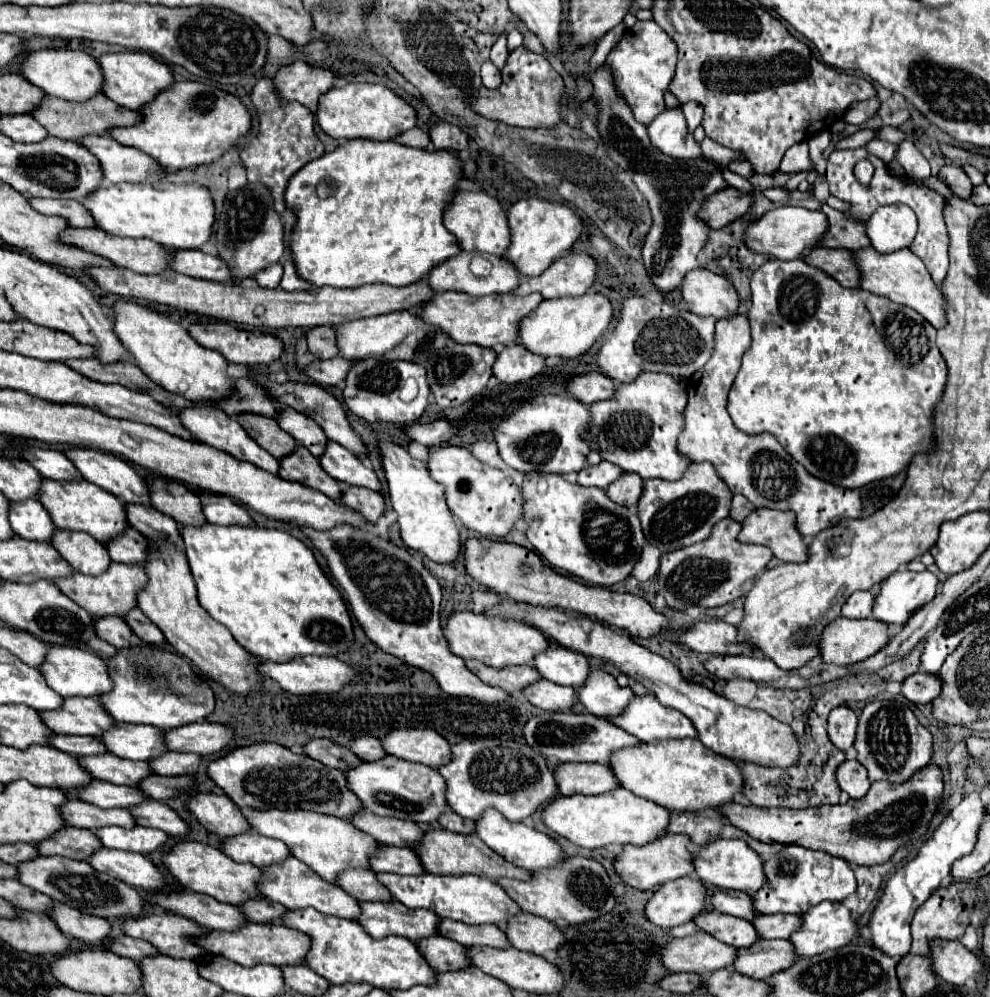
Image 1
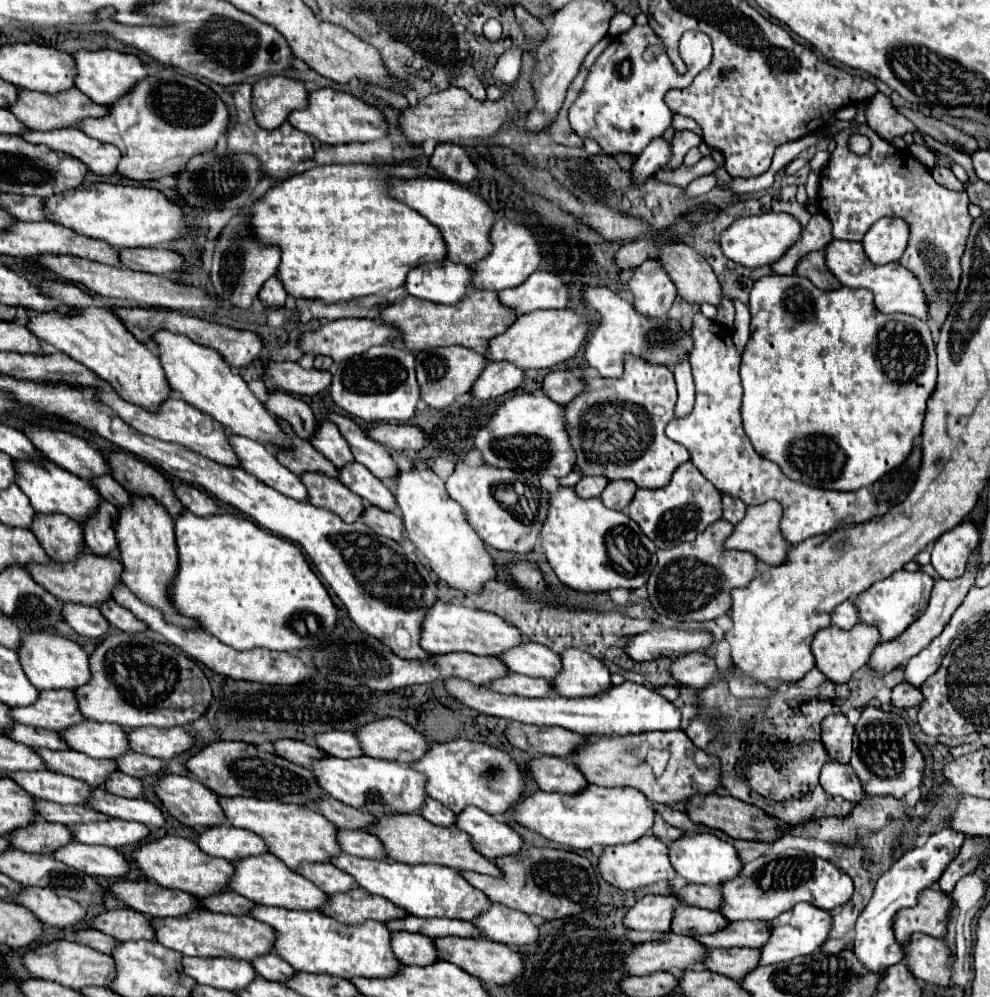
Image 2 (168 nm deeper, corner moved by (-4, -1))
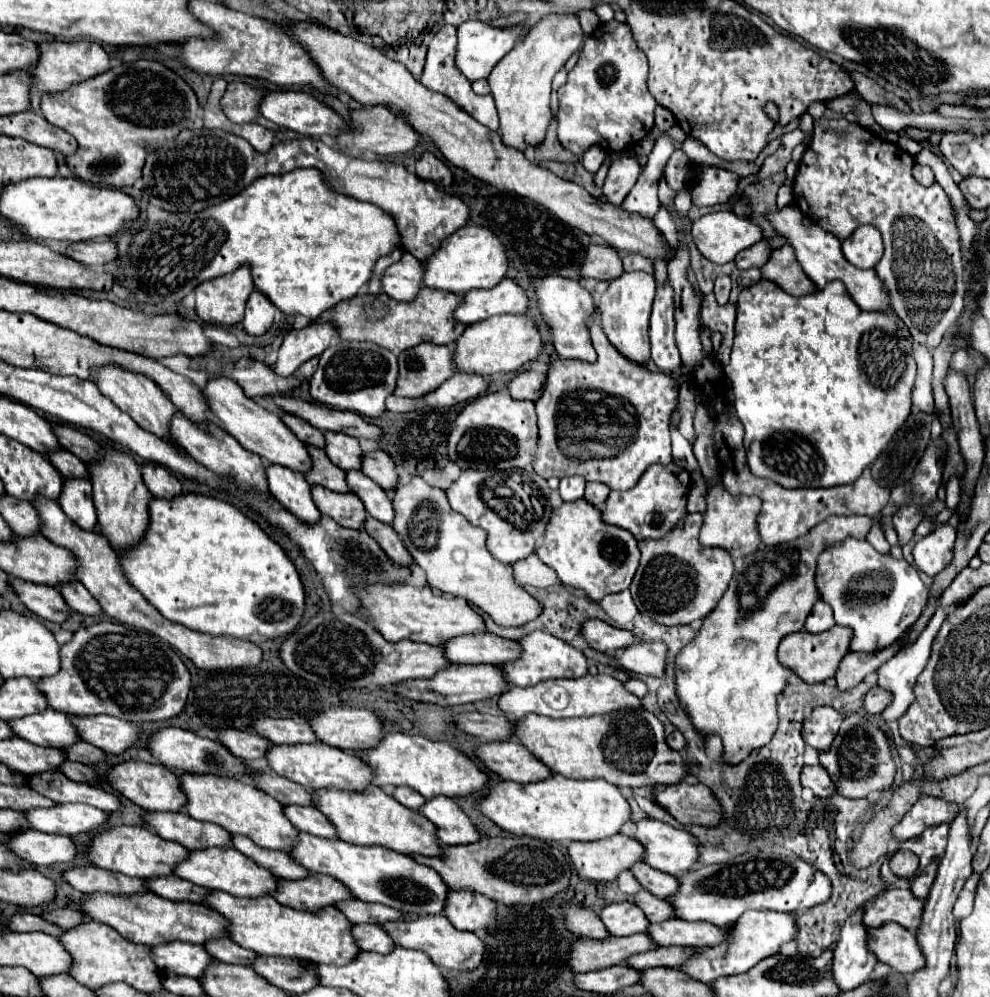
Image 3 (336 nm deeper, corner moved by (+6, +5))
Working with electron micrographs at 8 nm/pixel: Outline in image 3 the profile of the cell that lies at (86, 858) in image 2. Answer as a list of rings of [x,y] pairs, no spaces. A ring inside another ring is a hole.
[[[21,830],[9,838],[9,850],[31,866],[49,866],[55,862],[71,862],[77,854],[77,846],[67,836],[43,834],[37,830]]]

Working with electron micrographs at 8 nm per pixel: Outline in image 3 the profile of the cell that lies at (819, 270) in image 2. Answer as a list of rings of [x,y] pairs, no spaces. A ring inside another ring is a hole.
[[[789,244],[771,252],[769,260],[761,268],[761,278],[775,282],[793,296],[805,296],[815,292],[815,284],[801,270],[799,262],[795,260],[793,248],[789,248]]]

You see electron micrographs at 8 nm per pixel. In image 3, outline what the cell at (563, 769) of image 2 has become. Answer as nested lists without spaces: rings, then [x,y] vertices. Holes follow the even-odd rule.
[[[517,740],[481,744],[475,748],[475,756],[501,780],[529,784],[551,776],[551,770]]]

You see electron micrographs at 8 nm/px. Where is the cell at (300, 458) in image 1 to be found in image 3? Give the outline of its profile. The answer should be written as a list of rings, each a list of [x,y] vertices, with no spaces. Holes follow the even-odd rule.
[[[313,486],[311,492],[313,492],[315,506],[323,516],[333,518],[343,528],[363,530],[367,514],[365,514],[365,506],[359,502],[355,494],[331,492],[323,486]]]

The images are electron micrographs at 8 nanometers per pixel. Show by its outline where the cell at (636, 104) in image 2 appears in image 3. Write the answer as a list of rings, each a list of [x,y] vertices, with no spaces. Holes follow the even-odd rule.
[[[605,22],[585,40],[585,46],[579,54],[575,68],[569,72],[569,80],[559,88],[559,114],[557,114],[557,138],[565,150],[571,150],[575,156],[583,156],[587,148],[601,146],[609,154],[619,154],[629,150],[653,128],[653,110],[657,102],[647,90],[647,58],[637,48],[633,34],[627,24]]]

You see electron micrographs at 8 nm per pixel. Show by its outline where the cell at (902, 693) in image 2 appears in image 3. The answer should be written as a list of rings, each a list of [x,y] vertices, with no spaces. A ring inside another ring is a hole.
[[[875,686],[875,688],[871,688],[871,690],[863,696],[863,710],[865,710],[867,714],[875,716],[875,714],[881,714],[889,702],[891,702],[891,696],[889,696],[885,690],[881,690],[881,688]]]

